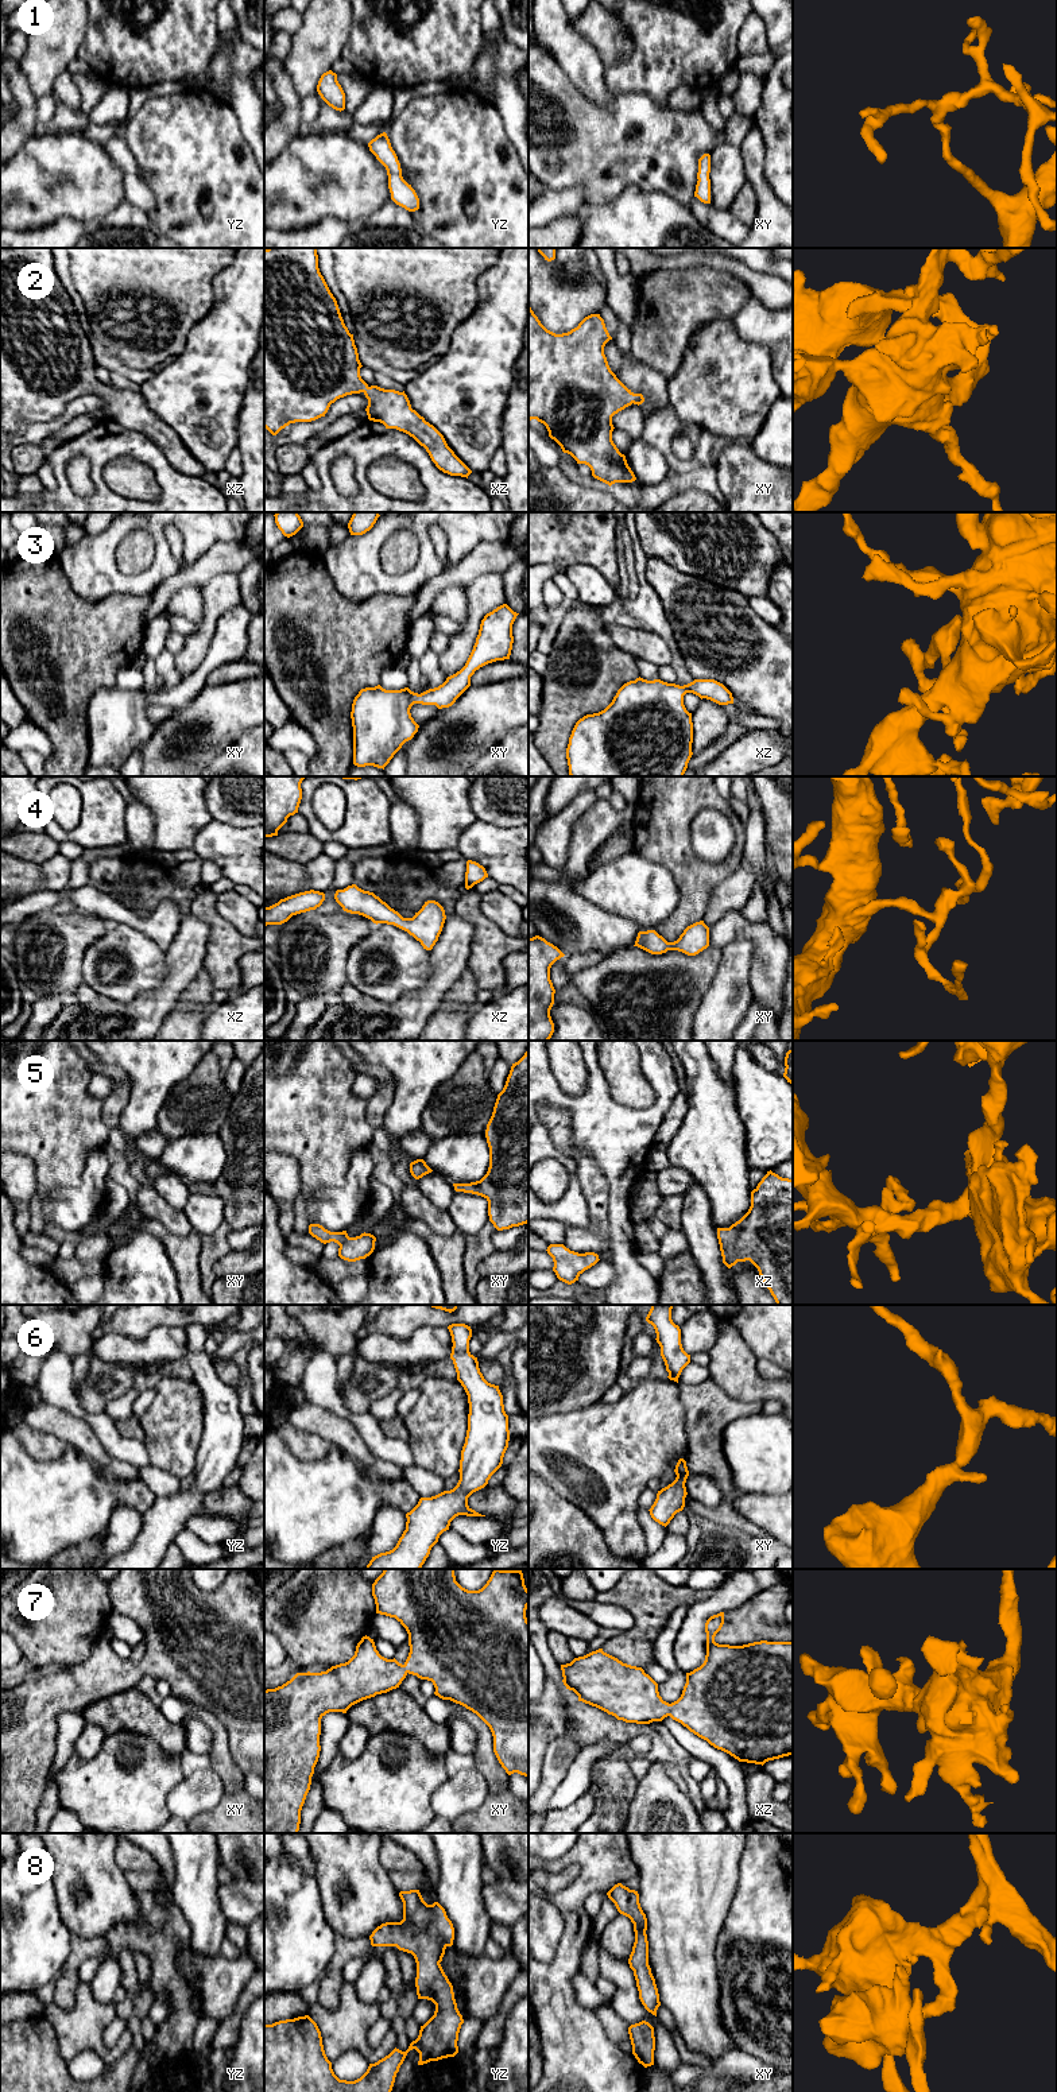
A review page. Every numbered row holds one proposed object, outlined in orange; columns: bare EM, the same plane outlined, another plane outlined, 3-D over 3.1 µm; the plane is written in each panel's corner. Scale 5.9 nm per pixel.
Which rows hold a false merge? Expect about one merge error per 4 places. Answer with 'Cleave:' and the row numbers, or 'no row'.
Cleave: no row

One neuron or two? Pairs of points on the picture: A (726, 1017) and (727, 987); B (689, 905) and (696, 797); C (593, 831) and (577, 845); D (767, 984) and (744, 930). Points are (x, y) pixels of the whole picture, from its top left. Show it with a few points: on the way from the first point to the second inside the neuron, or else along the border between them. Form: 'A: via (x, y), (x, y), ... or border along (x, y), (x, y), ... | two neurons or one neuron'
A: via (726, 1010), (727, 994) | one neuron
B: via (689, 878), (689, 871), (680, 860), (680, 824) | one neuron
C: via (589, 835), (581, 843) | one neuron
D: via (767, 969), (767, 949), (759, 941) | one neuron

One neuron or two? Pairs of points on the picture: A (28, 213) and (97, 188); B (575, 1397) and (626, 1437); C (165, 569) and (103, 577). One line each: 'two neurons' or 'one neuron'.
A: one neuron
B: two neurons
C: one neuron

